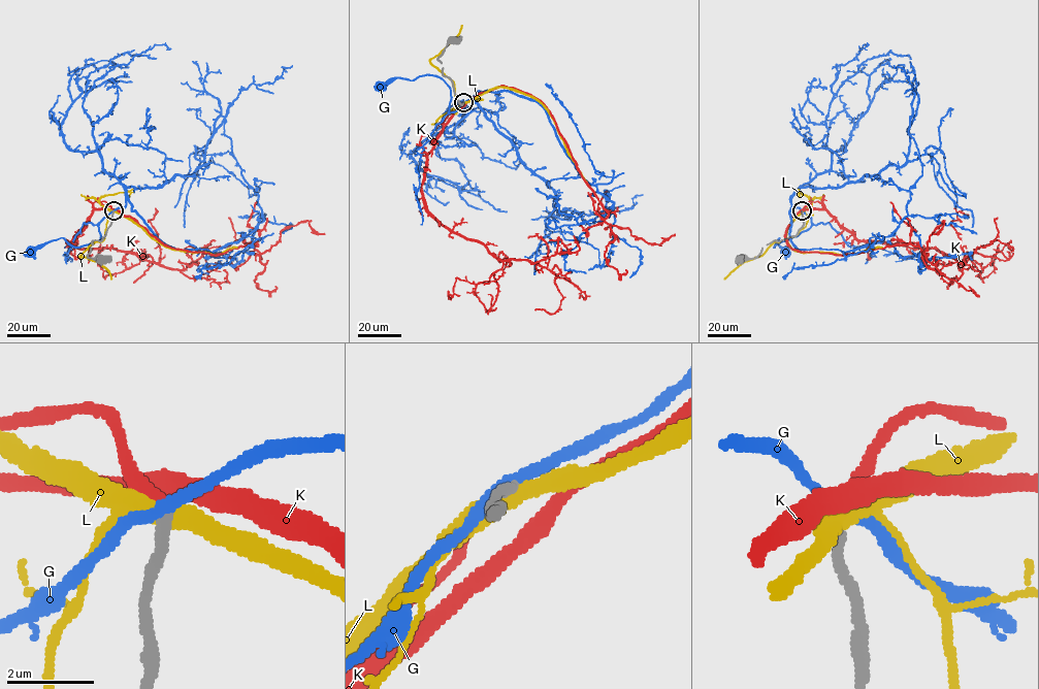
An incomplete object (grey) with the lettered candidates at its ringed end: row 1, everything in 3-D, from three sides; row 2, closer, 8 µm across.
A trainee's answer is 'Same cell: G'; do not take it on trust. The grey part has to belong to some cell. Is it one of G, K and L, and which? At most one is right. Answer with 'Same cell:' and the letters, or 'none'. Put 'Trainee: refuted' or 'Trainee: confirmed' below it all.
Same cell: K
Trainee: refuted

